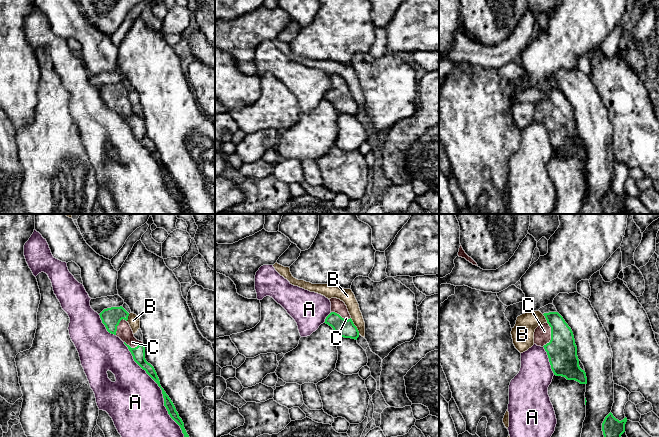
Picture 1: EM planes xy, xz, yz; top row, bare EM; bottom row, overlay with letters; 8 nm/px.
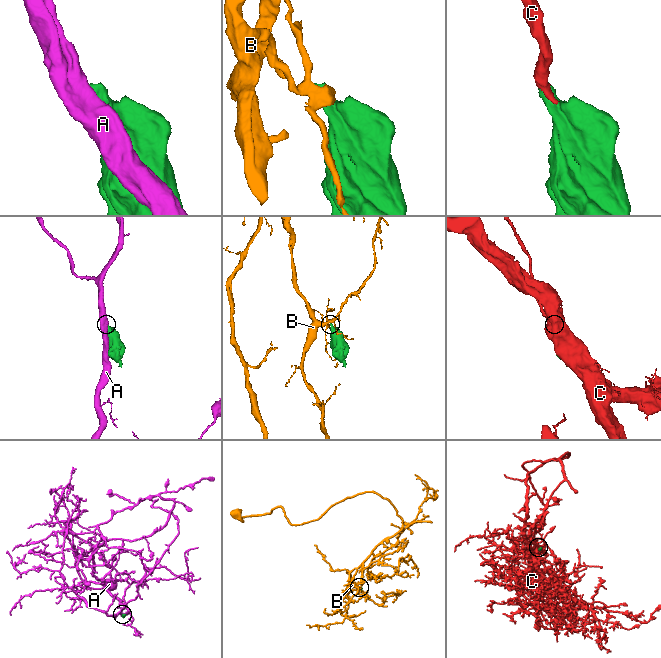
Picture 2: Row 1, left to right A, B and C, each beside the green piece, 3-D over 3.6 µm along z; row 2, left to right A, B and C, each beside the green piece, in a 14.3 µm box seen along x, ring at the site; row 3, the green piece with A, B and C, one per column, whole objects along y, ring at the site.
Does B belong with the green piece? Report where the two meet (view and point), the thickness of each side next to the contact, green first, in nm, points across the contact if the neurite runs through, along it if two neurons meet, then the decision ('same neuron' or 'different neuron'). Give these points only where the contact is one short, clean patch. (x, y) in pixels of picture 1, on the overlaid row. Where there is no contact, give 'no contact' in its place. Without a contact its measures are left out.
xz (355, 326) | 140/110 nm | along xz (350, 318), (359, 333) | different neuron

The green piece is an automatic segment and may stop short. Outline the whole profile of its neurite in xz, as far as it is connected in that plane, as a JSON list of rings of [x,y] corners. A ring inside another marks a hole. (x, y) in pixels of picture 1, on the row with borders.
[[[337,298],[329,300],[331,302],[331,313],[326,317],[324,323],[331,326],[338,337],[357,340],[359,331],[354,325],[345,303]]]

